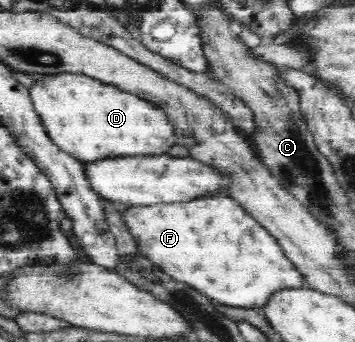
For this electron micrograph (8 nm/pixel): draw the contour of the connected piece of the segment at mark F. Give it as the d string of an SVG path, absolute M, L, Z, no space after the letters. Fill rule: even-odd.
M228 195L196 199L192 200L192 204L158 203L144 207L129 206L121 215L128 232L138 242L139 252L144 258L150 259L155 266L160 266L173 280L194 284L196 290L220 304L238 308L262 307L274 296L272 292L306 287L307 278L304 278L304 274L287 259L279 241Z

